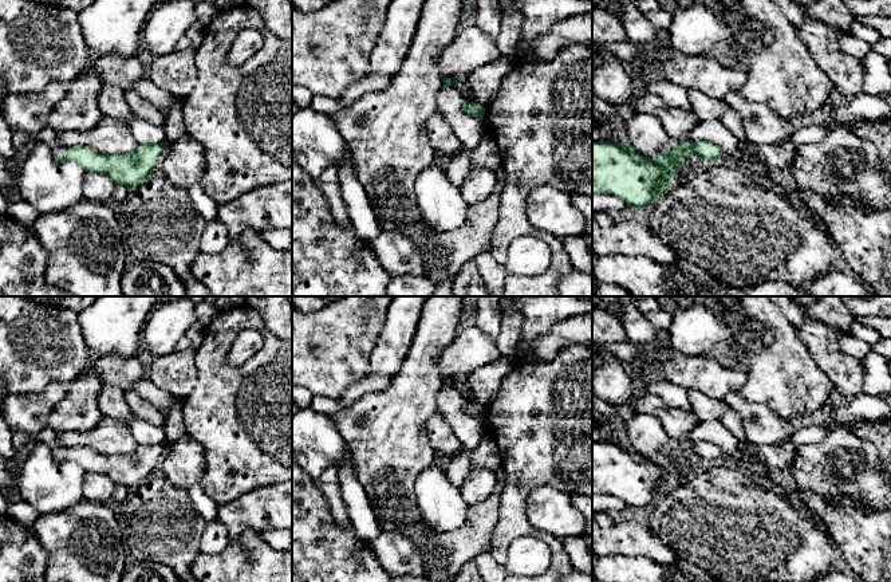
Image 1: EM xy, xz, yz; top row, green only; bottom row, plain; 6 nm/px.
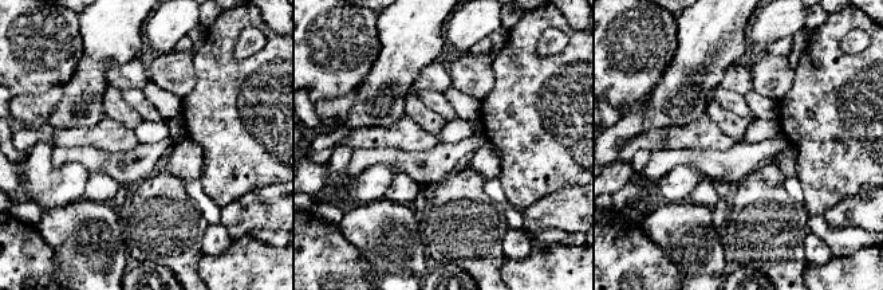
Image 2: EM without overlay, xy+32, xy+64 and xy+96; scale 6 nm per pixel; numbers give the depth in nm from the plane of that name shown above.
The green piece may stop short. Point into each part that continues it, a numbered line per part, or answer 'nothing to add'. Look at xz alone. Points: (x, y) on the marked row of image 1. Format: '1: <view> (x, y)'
nothing to add

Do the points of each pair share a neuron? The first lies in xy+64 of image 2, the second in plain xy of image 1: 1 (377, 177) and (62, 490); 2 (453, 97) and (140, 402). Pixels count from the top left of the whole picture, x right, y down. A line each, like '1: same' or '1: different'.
1: same
2: different

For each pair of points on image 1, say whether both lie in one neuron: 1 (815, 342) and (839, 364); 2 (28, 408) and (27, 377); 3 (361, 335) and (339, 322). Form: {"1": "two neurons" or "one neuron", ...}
{"1": "one neuron", "2": "two neurons", "3": "one neuron"}

